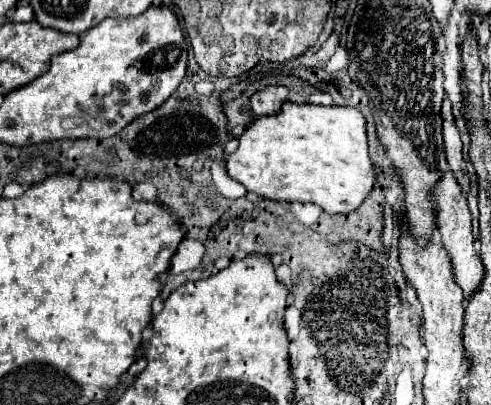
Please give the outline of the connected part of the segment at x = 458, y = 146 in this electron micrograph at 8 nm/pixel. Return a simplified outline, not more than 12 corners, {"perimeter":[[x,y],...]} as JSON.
{"perimeter":[[448,99],[442,103],[444,149],[450,171],[468,191],[468,171]]}

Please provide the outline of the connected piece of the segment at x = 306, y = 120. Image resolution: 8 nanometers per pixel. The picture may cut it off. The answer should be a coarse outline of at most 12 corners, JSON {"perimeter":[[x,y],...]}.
{"perimeter":[[286,101],[226,169],[272,201],[354,211],[374,185],[354,107]]}

